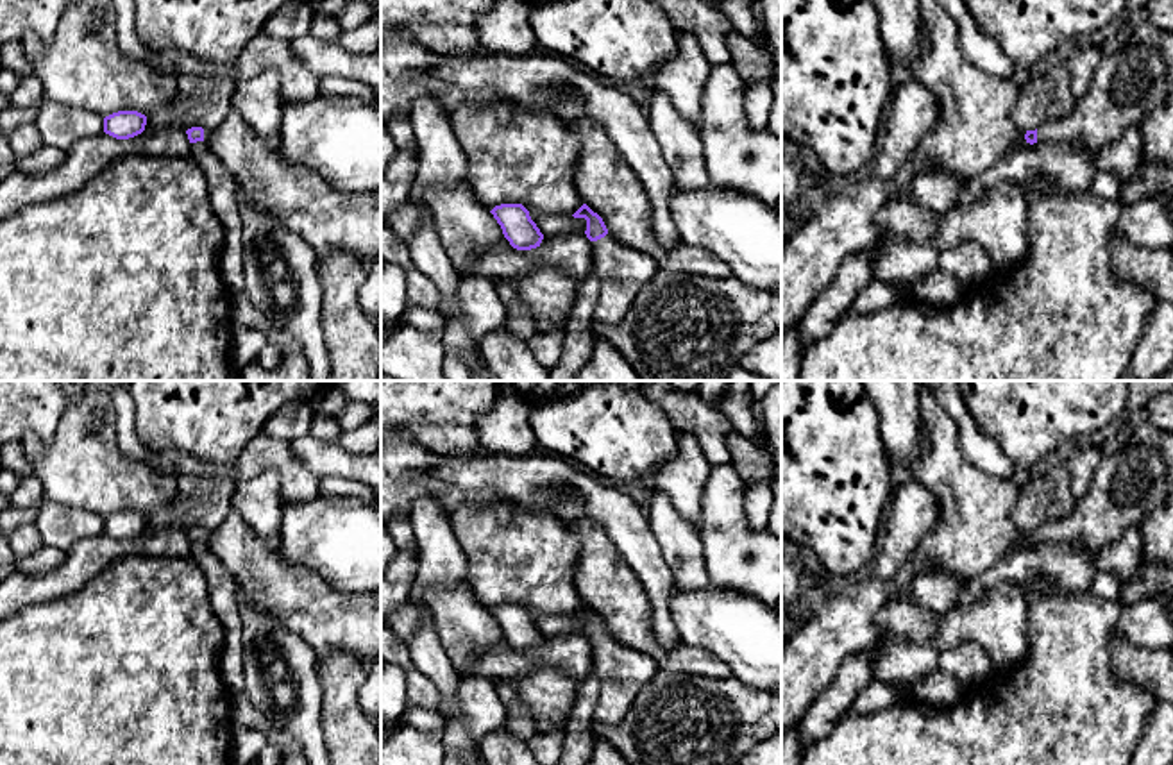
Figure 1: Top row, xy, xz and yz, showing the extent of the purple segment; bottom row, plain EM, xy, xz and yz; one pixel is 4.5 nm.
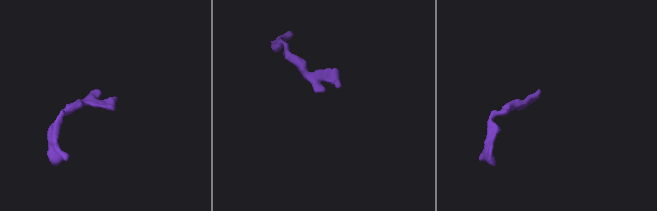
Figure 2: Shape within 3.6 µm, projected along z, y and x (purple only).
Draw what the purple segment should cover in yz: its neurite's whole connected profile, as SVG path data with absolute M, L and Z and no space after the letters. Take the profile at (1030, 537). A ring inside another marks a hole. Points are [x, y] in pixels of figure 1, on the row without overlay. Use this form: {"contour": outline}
{"contour": "M1137 425L1127 445L1100 459L1089 492L1073 511L1026 531L1026 543L1076 543L1091 552L1141 525L1173 492L1173 431Z"}

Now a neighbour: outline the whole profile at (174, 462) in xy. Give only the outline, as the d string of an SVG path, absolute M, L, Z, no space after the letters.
M113 384L114 433L122 454L132 461L147 463L157 472L197 477L227 477L232 465L213 465L179 449L148 450L136 436L136 406L129 391Z

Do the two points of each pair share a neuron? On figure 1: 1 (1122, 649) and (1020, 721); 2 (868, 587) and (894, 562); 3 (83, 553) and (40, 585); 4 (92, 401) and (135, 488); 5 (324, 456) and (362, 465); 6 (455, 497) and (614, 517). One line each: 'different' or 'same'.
1: different
2: different
3: same
4: same
5: same
6: same

